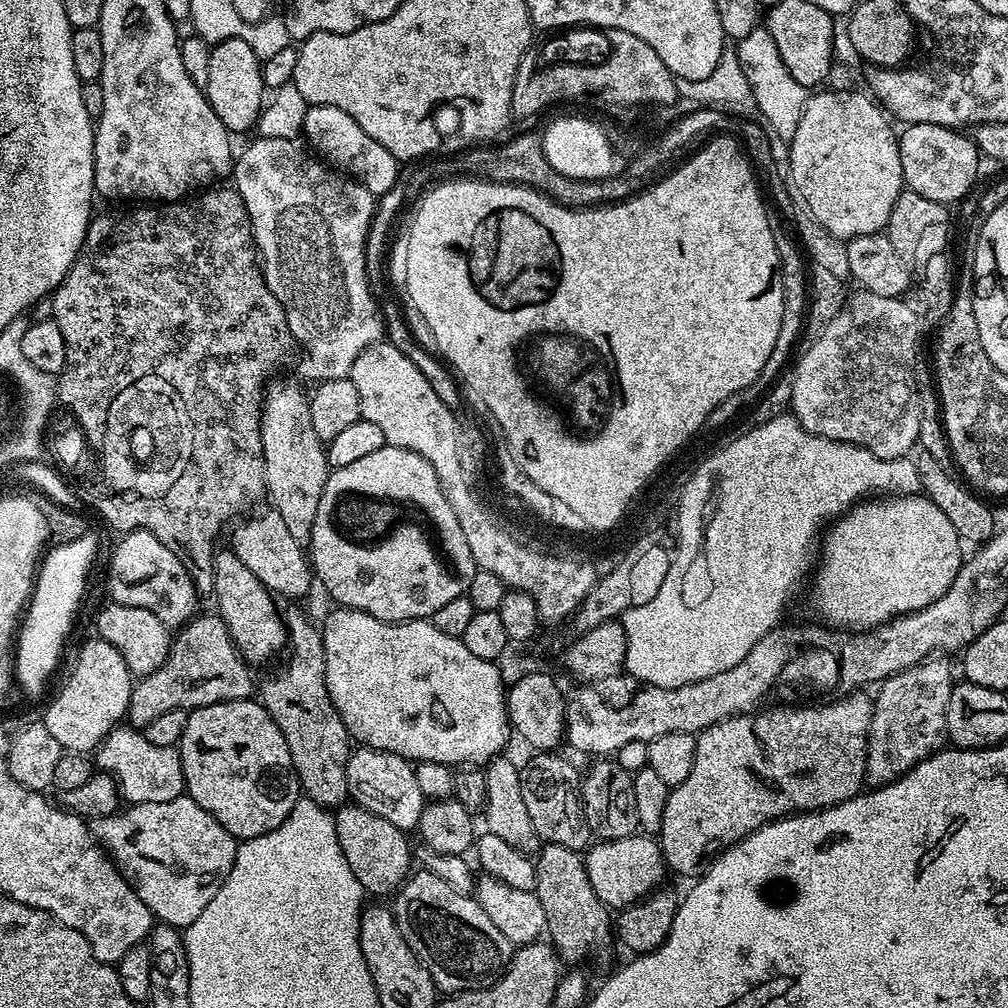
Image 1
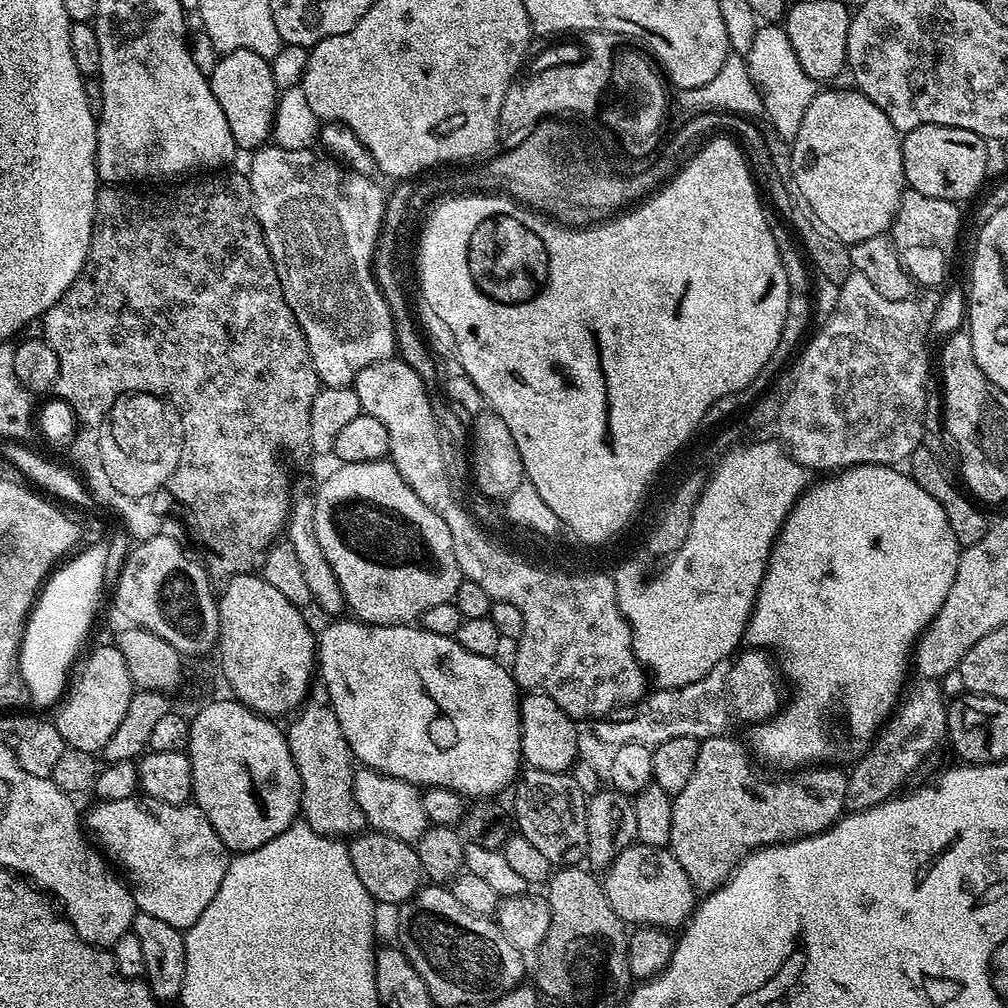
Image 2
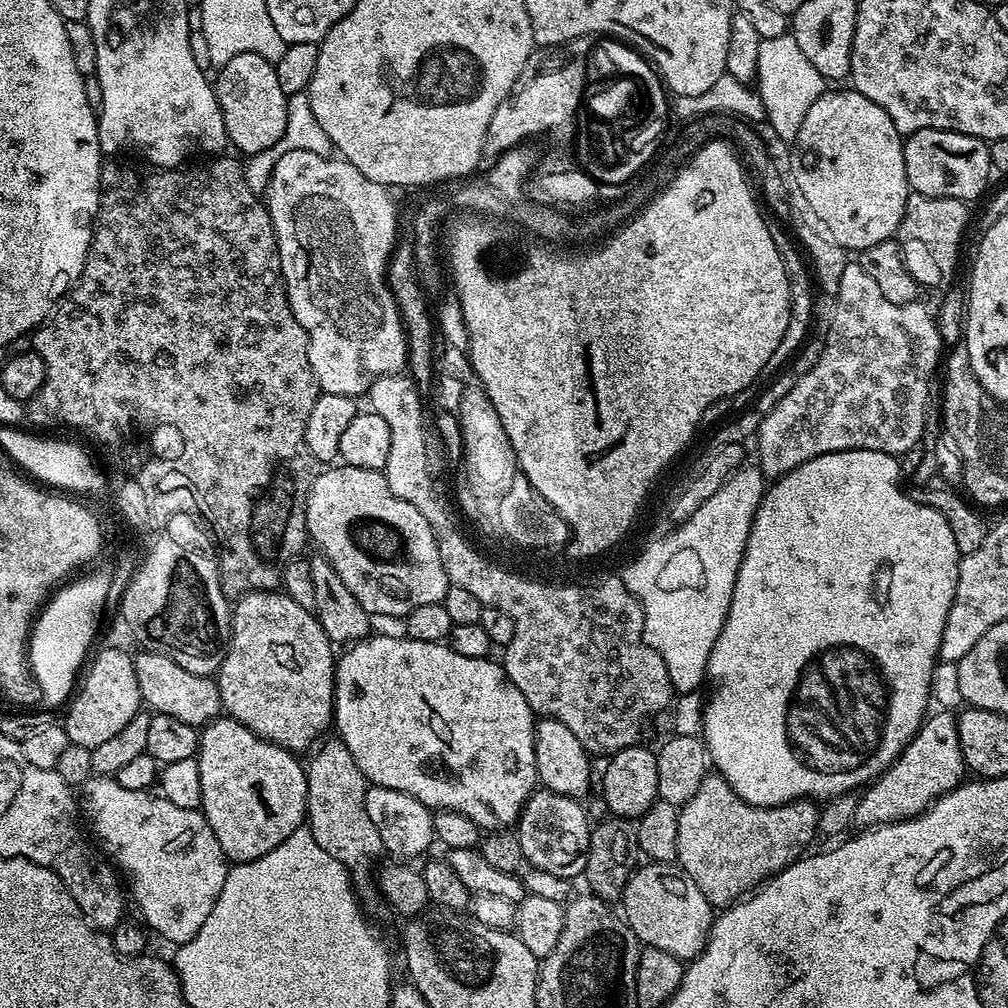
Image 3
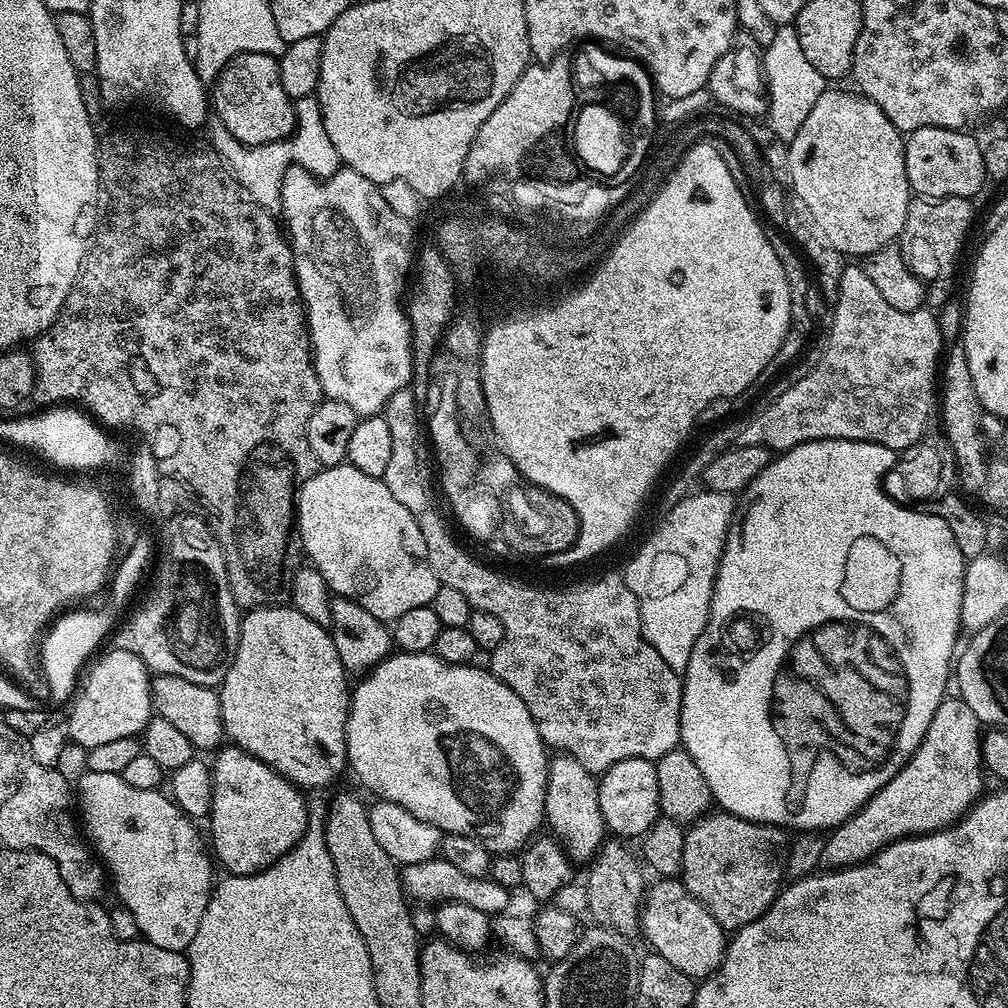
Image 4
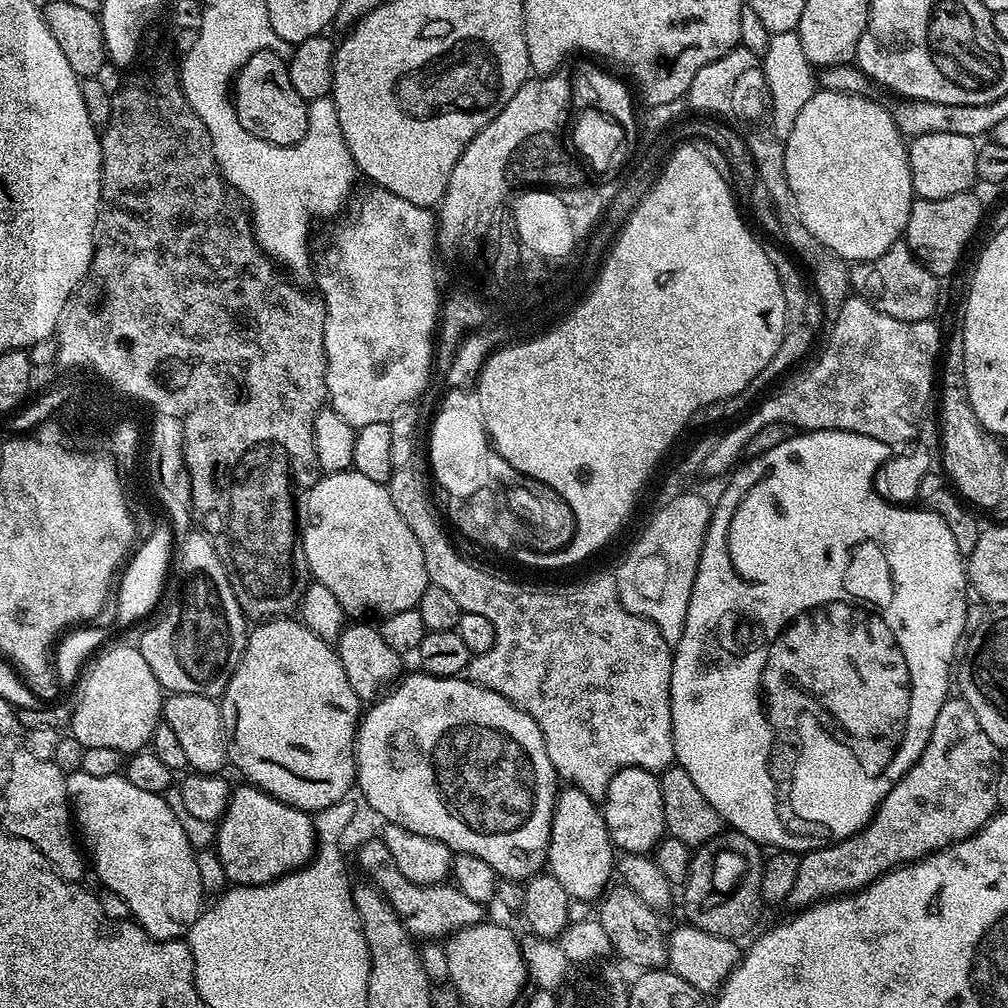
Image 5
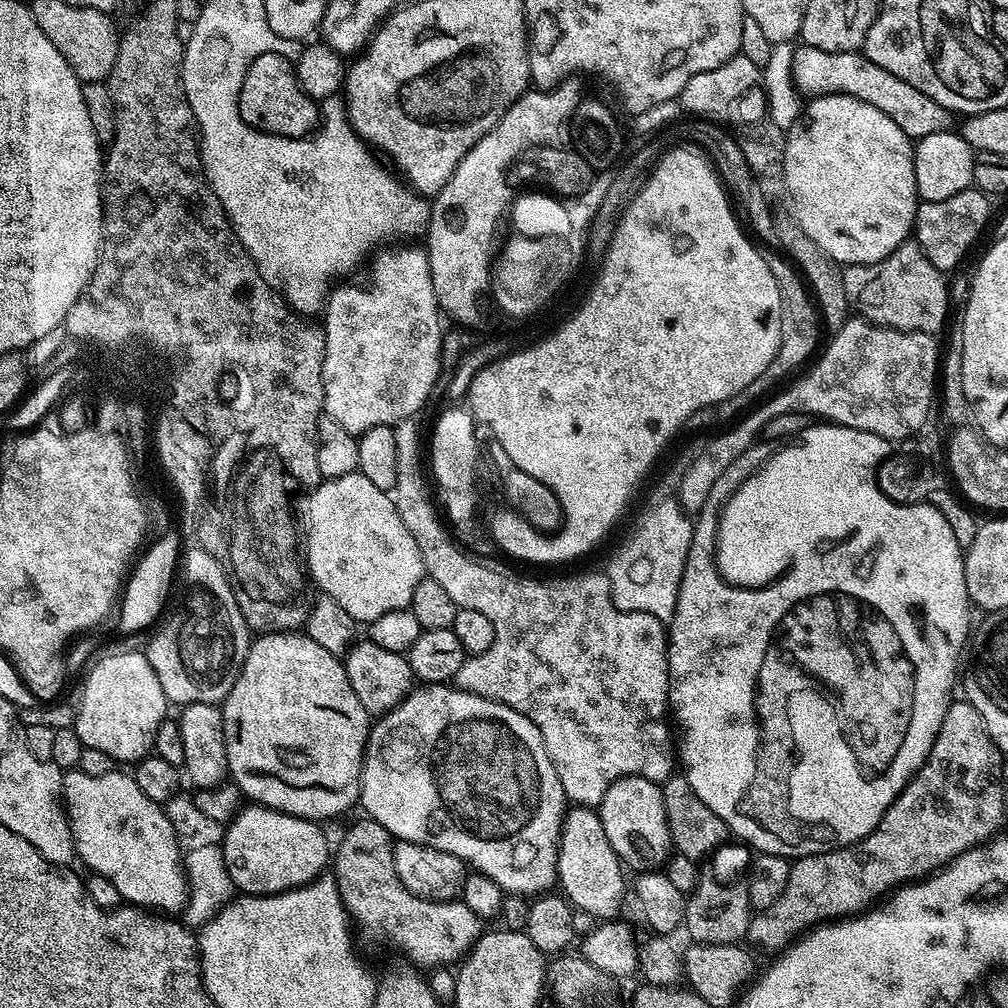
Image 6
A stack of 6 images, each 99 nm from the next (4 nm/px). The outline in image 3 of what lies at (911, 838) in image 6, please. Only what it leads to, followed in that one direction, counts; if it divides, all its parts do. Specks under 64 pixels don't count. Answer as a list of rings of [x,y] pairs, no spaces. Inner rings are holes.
[[[934,712],[921,724],[915,736],[896,759],[896,763],[881,776],[877,776],[859,795],[852,819],[857,829],[893,824],[896,820],[919,816],[927,810],[932,801],[953,792],[965,779],[966,769],[956,716],[948,712]]]

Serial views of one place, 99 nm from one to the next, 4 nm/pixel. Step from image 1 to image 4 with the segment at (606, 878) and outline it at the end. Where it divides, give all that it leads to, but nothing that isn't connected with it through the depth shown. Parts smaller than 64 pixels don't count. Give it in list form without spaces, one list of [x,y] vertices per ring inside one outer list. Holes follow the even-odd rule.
[[[660,878],[655,881],[657,884],[647,889],[644,903],[640,910],[640,928],[648,939],[648,944],[655,955],[666,958],[674,970],[682,970],[694,982],[703,982],[719,968],[724,960],[726,947],[726,930],[717,920],[712,917],[700,902],[684,888],[683,883],[676,878]]]

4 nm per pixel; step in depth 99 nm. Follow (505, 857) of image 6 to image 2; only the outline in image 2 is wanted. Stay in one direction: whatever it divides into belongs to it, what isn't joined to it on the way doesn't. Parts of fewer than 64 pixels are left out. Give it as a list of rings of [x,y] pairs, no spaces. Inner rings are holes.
[[[336,618],[333,624],[328,624],[318,632],[318,676],[322,679],[322,686],[328,692],[328,704],[338,718],[338,726],[342,726],[342,734],[350,746],[353,757],[363,767],[373,768],[405,780],[411,784],[426,788],[446,788],[460,793],[465,798],[492,798],[511,785],[517,779],[522,768],[520,754],[520,701],[521,689],[516,683],[515,676],[507,667],[499,663],[499,659],[491,656],[470,654],[470,650],[462,650],[462,646],[455,638],[442,634],[430,634],[424,628],[412,624],[365,624],[362,620]]]

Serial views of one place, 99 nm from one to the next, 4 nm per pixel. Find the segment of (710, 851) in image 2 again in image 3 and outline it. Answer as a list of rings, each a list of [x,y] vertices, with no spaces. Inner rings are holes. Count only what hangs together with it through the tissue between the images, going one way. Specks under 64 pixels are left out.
[[[720,774],[705,775],[704,781],[698,786],[690,802],[679,805],[680,817],[678,818],[678,850],[676,860],[681,868],[692,862],[698,862],[700,854],[708,854],[714,846],[724,846],[732,838],[724,838],[722,832],[762,832],[766,838],[762,840],[762,856],[760,874],[763,878],[754,880],[754,890],[759,888],[771,876],[777,876],[783,868],[790,866],[809,851],[808,843],[817,839],[820,827],[820,808],[811,799],[795,800],[782,806],[763,808],[746,802],[735,792]]]

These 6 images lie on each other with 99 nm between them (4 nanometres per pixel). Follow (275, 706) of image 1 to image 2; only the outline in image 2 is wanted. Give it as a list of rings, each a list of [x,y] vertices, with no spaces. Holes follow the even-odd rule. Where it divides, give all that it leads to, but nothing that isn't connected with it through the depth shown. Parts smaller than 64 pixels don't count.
[[[323,686],[311,689],[310,702],[305,703],[291,717],[292,725],[286,728],[290,754],[294,758],[294,766],[300,775],[300,810],[303,819],[316,832],[323,836],[352,838],[365,831],[366,821],[358,802],[354,798],[354,778],[357,765],[346,738],[342,734],[342,726],[338,726],[338,718],[328,705],[328,692]]]

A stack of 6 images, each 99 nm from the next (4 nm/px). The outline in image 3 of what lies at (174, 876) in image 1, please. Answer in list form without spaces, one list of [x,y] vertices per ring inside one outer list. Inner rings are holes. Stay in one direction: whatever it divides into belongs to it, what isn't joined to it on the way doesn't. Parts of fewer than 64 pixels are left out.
[[[92,775],[83,784],[81,792],[84,793],[79,793],[78,804],[83,819],[86,824],[88,819],[94,840],[96,835],[95,843],[104,847],[103,855],[126,877],[131,899],[132,896],[136,899],[144,915],[143,923],[162,939],[169,940],[172,946],[190,942],[190,938],[202,930],[202,922],[206,922],[210,910],[214,910],[214,902],[218,902],[218,894],[222,894],[222,882],[226,882],[230,867],[230,861],[225,858],[222,846],[218,846],[218,838],[214,838],[214,830],[210,830],[210,822],[206,822],[203,811],[174,806],[174,802],[152,790],[126,790],[126,786],[111,776]]]

